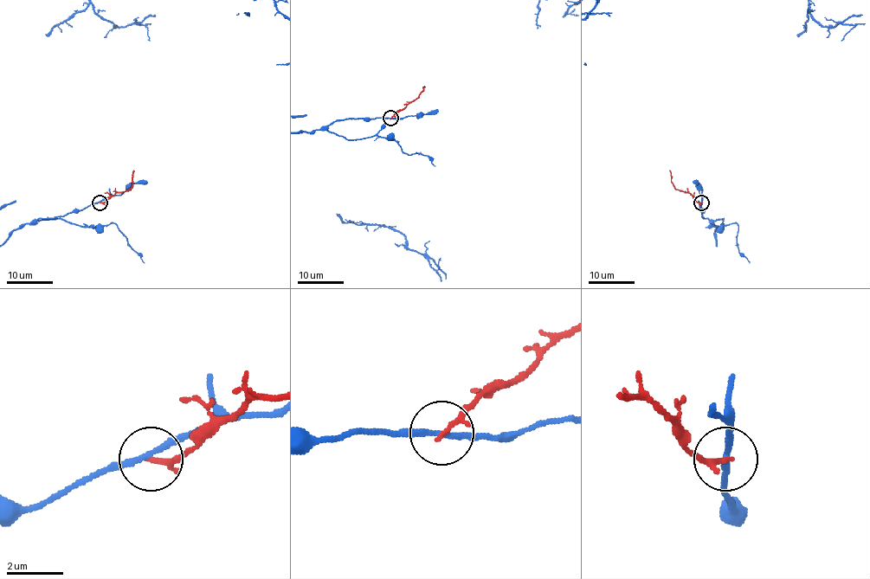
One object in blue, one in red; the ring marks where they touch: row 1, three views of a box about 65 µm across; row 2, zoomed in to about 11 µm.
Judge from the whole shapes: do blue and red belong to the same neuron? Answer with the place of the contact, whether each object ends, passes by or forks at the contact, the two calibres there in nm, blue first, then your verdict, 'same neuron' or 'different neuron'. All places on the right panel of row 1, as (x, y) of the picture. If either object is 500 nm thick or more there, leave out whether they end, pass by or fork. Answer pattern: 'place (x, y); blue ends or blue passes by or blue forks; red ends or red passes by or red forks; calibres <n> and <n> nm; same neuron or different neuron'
place (701, 202); blue passes by; red ends; calibres 200 and 200 nm; different neuron

